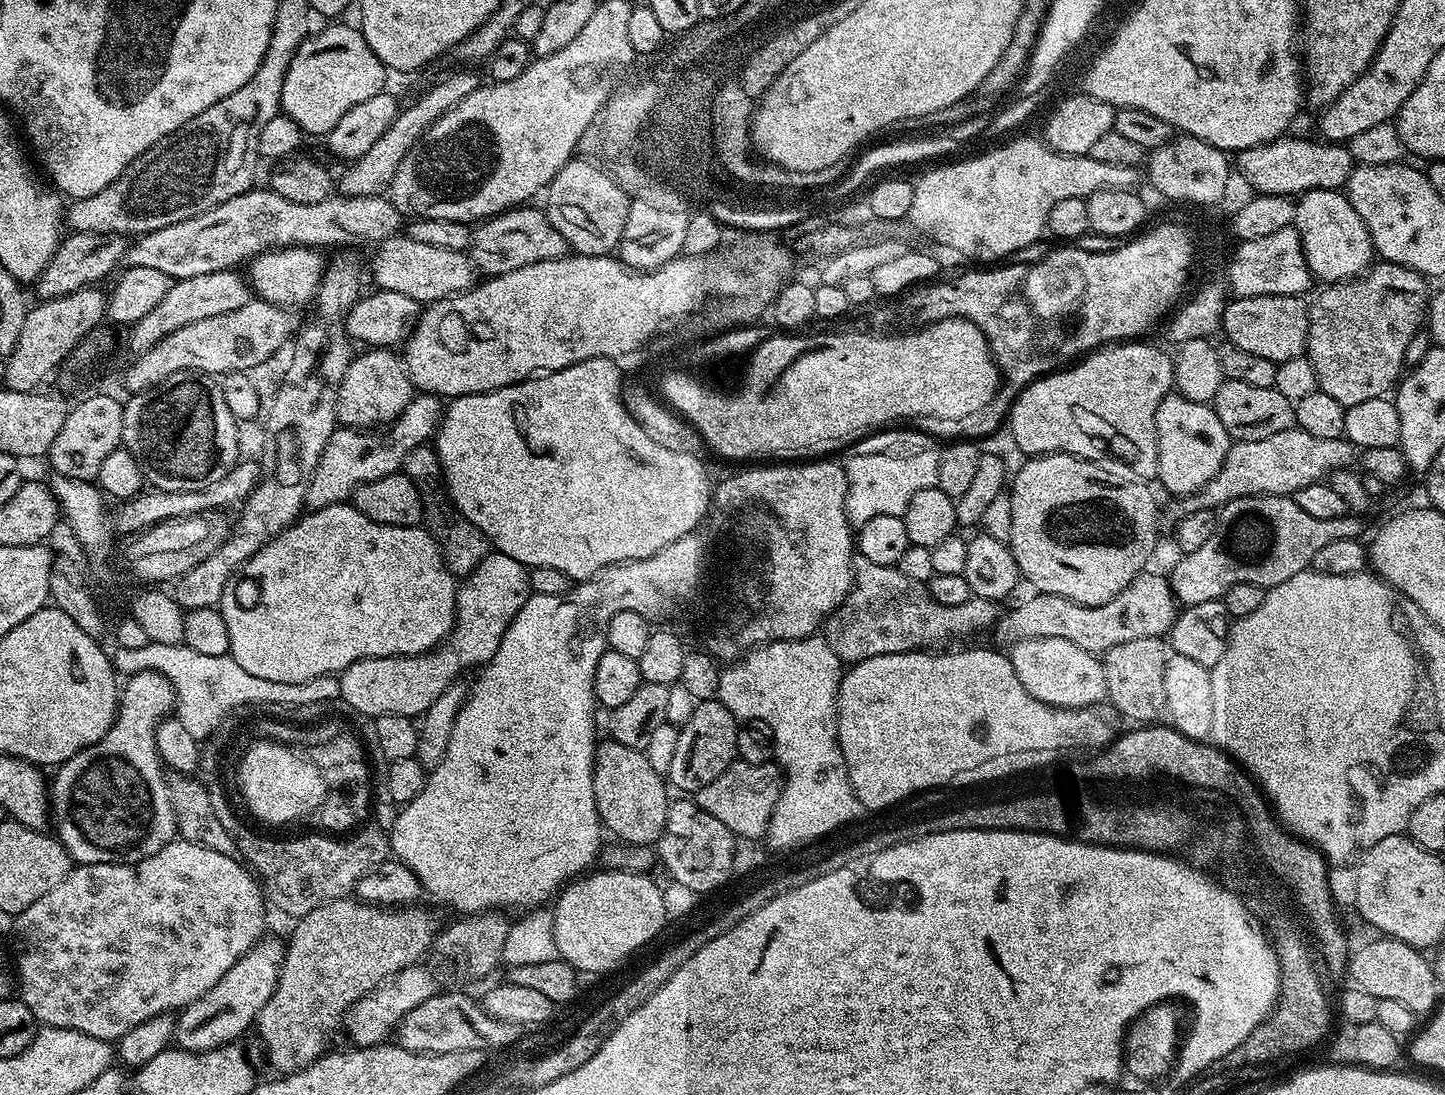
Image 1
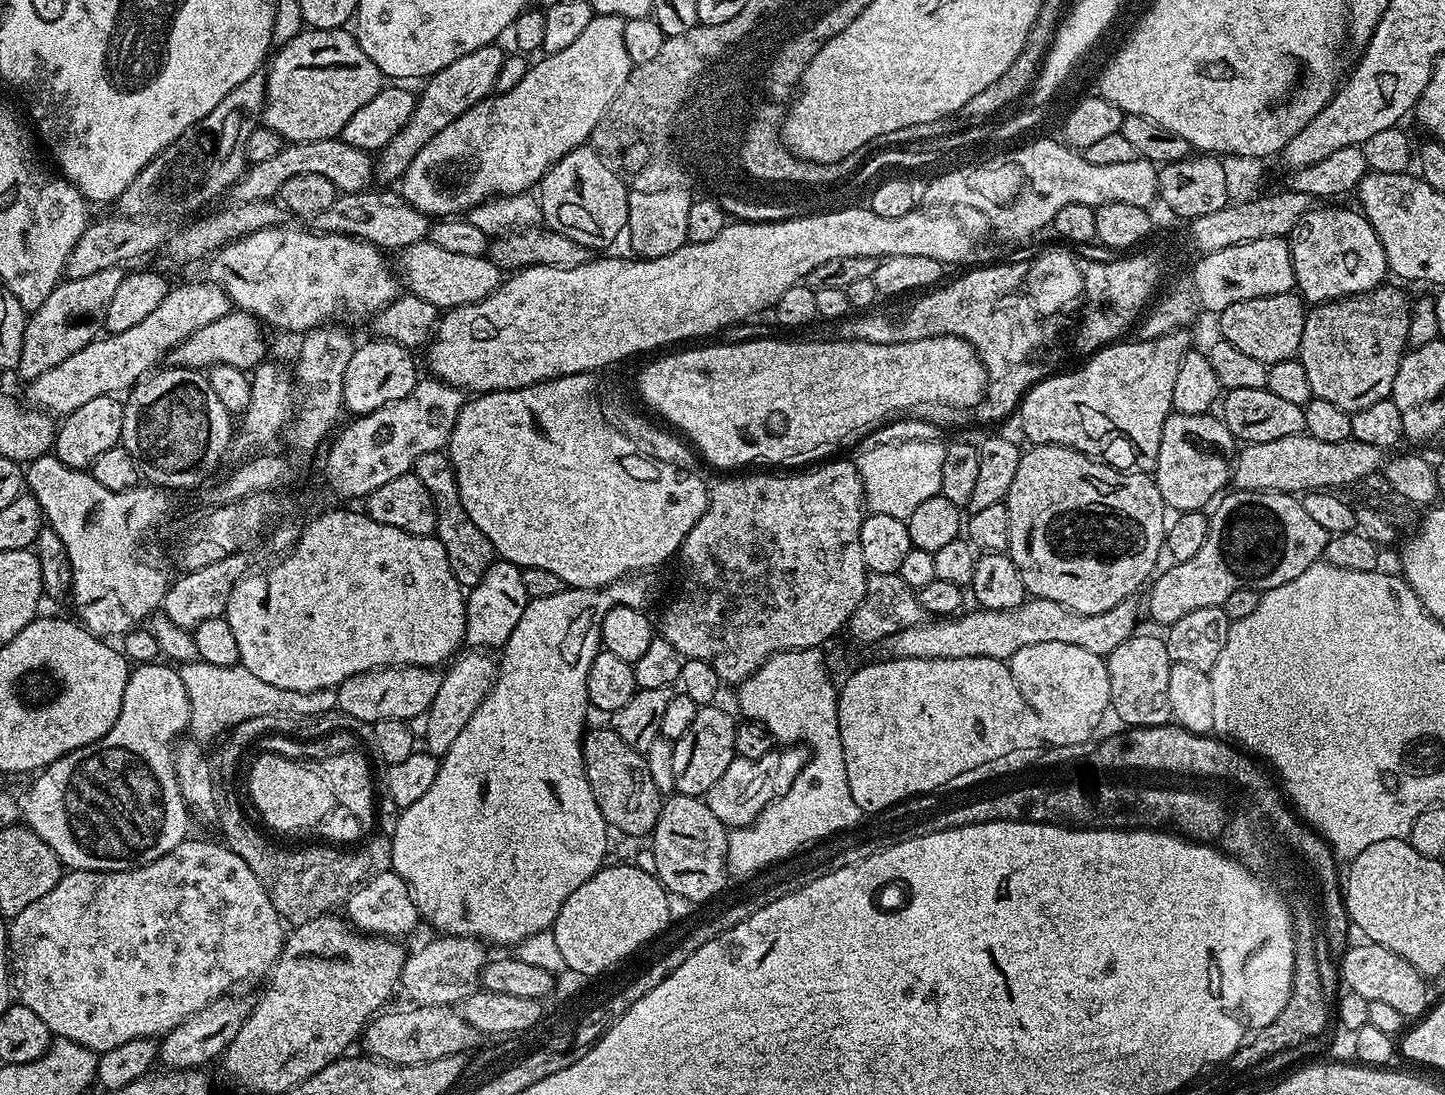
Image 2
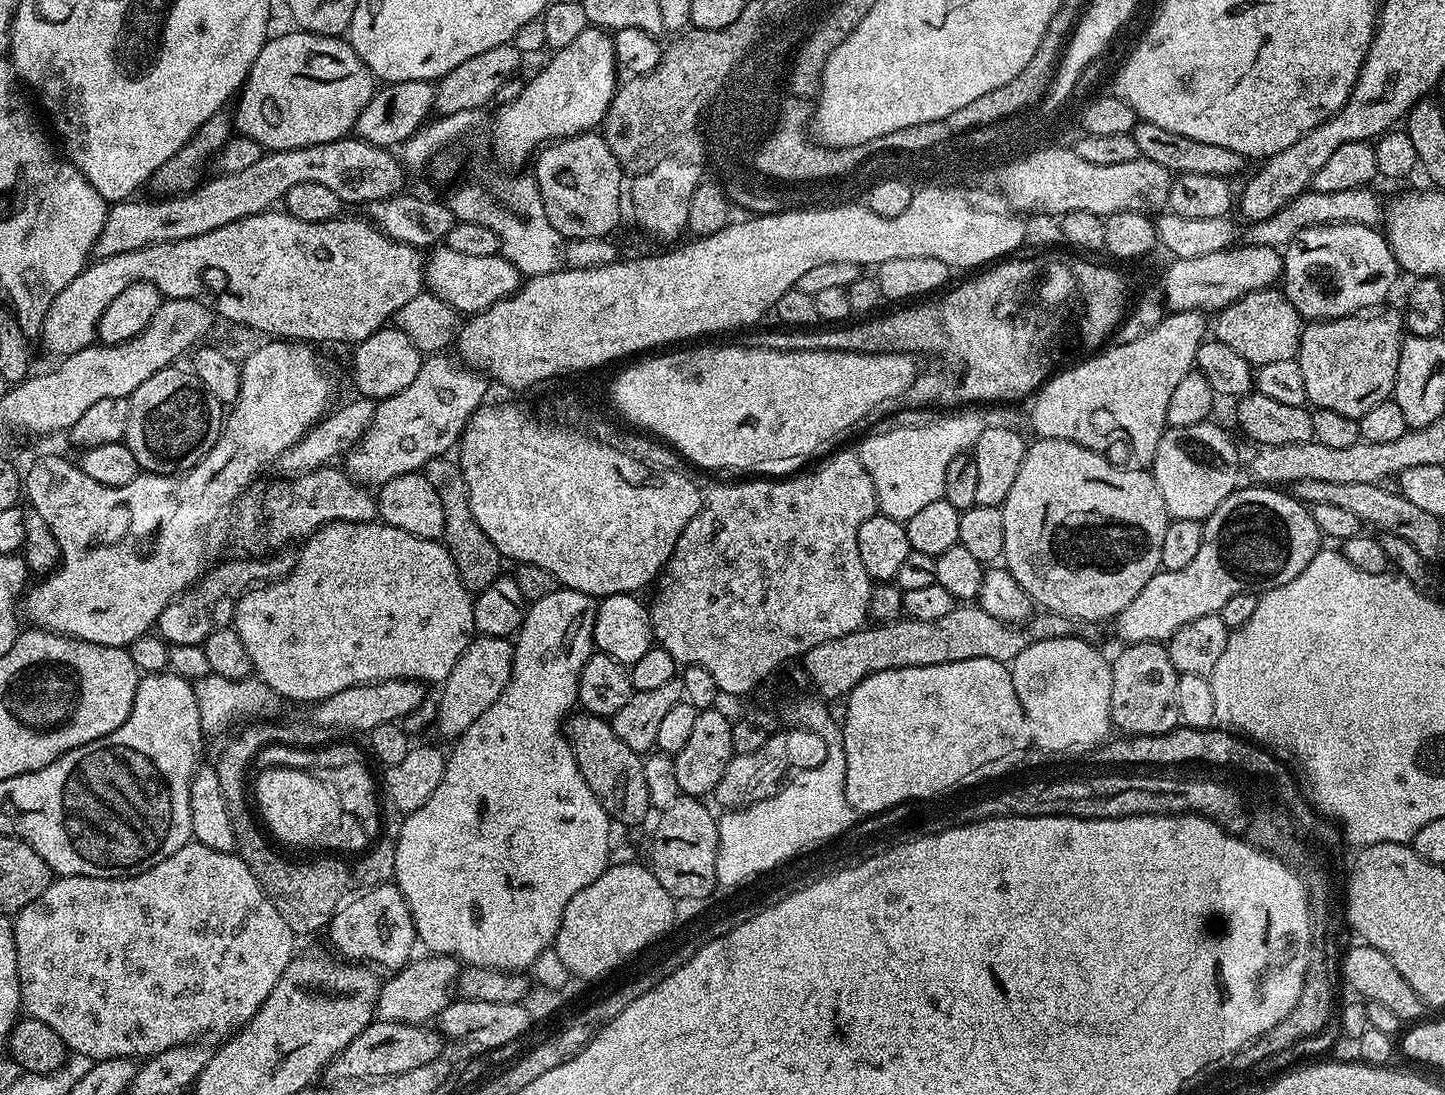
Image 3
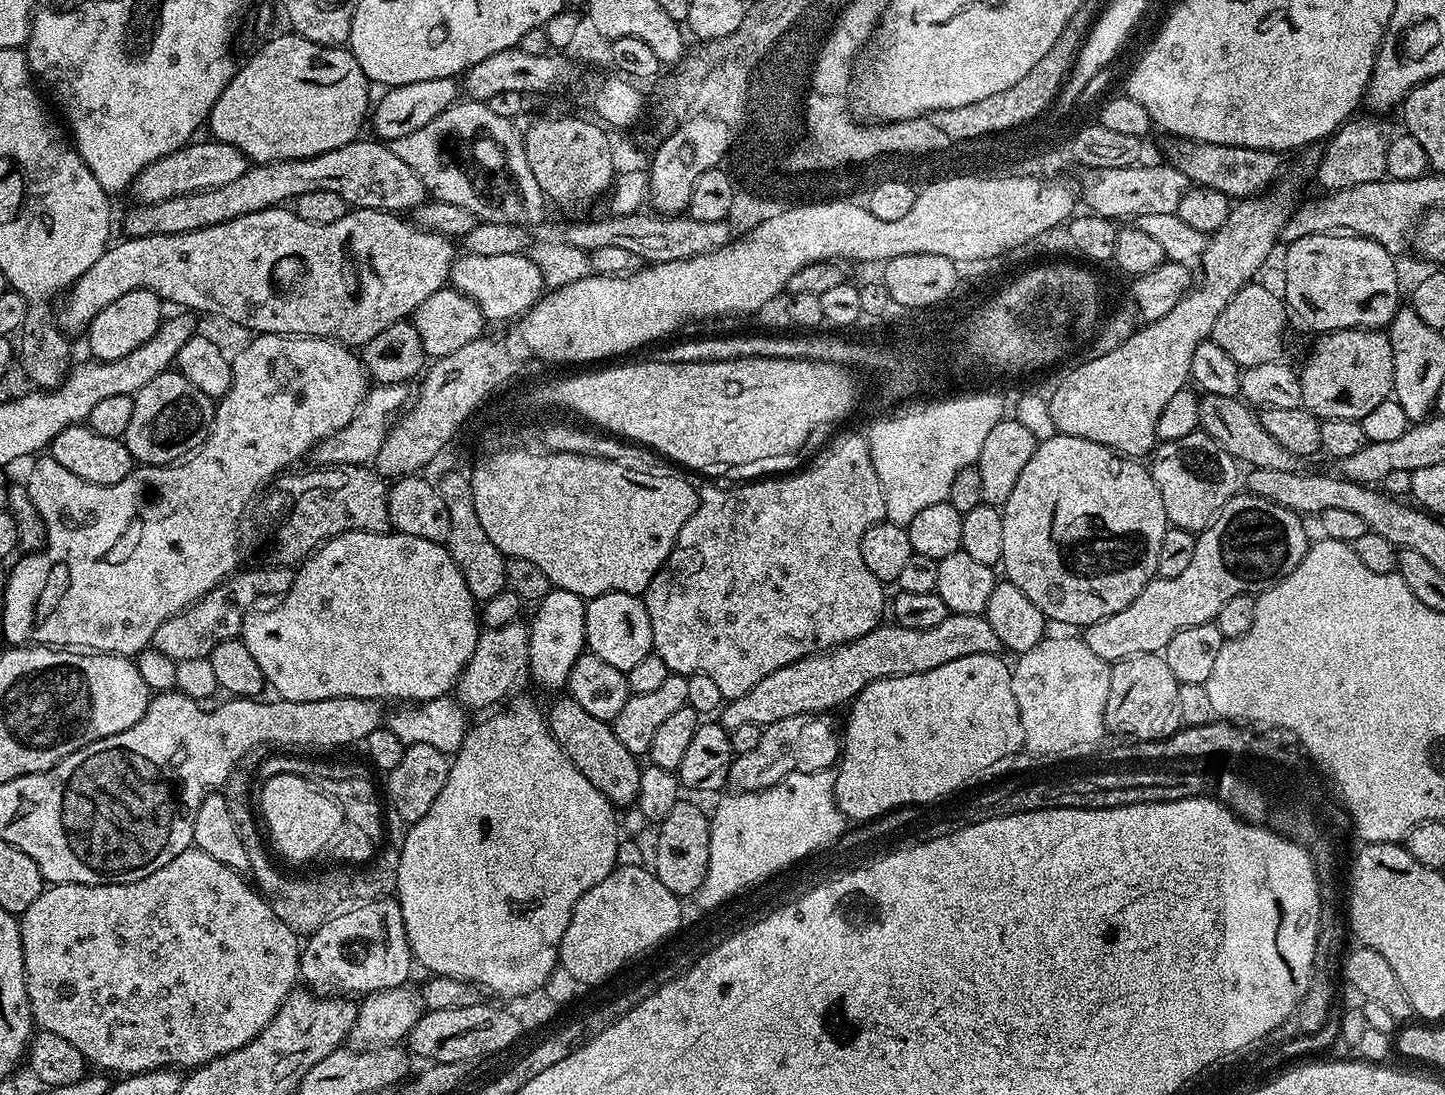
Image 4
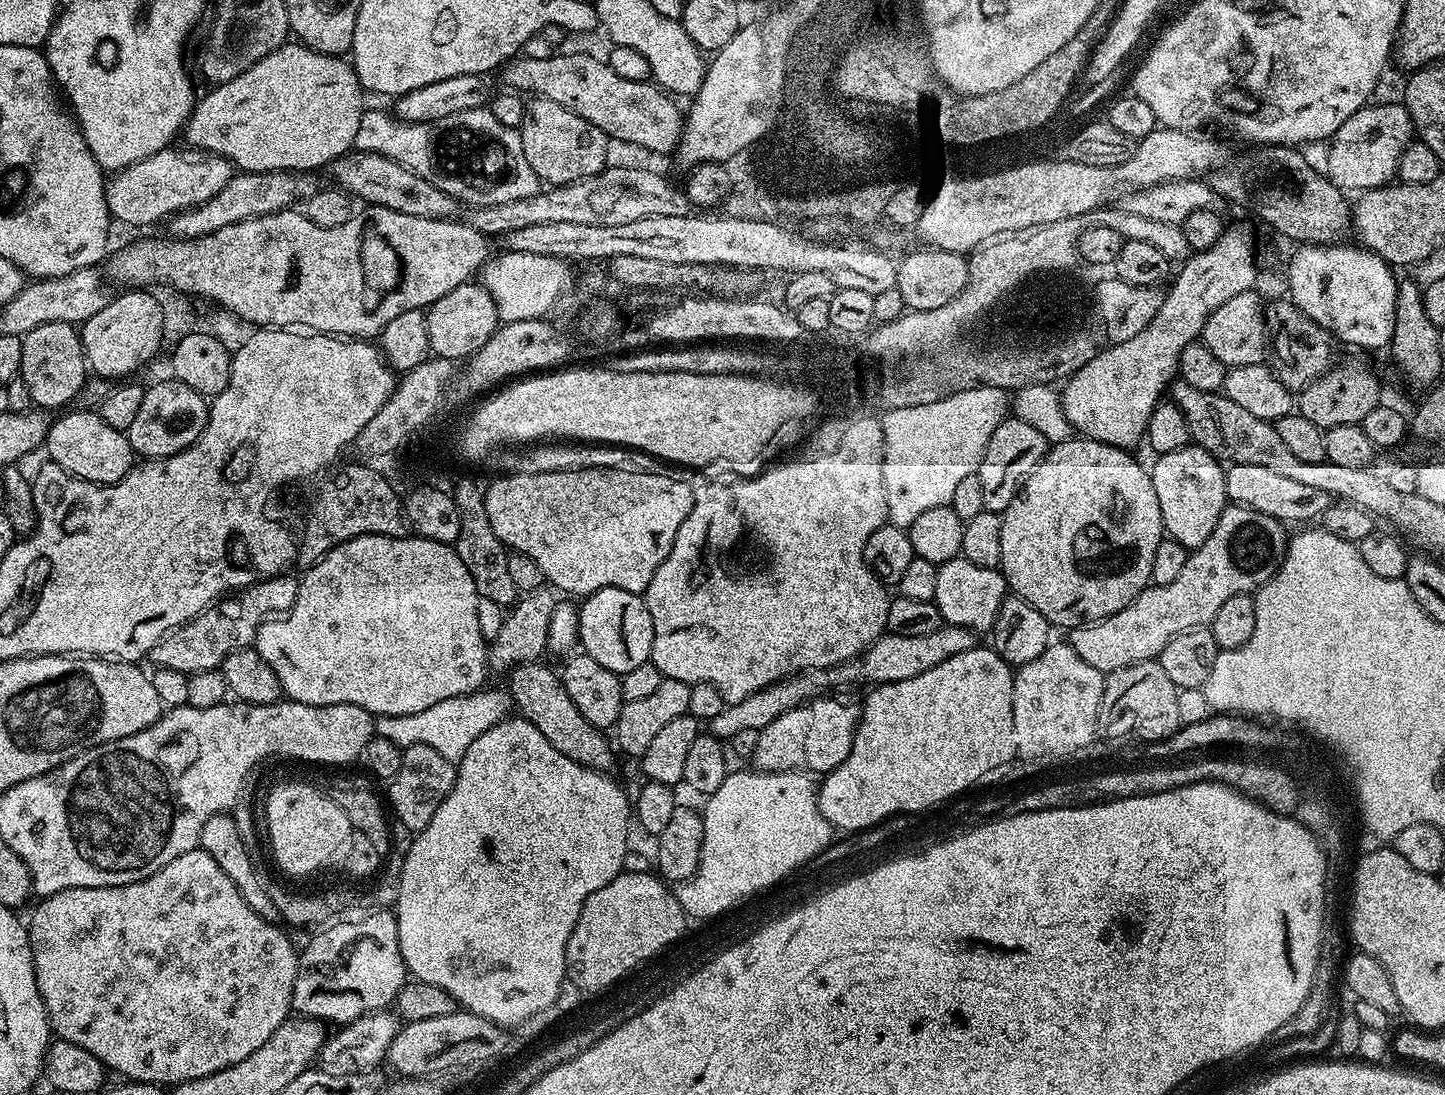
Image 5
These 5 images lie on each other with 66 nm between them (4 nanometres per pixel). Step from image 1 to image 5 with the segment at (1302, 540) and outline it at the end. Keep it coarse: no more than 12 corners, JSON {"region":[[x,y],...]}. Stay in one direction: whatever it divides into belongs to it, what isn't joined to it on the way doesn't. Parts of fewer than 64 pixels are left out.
{"region":[[1229,503],[1178,578],[1067,633],[1094,670],[1157,659],[1279,570],[1285,525]]}

